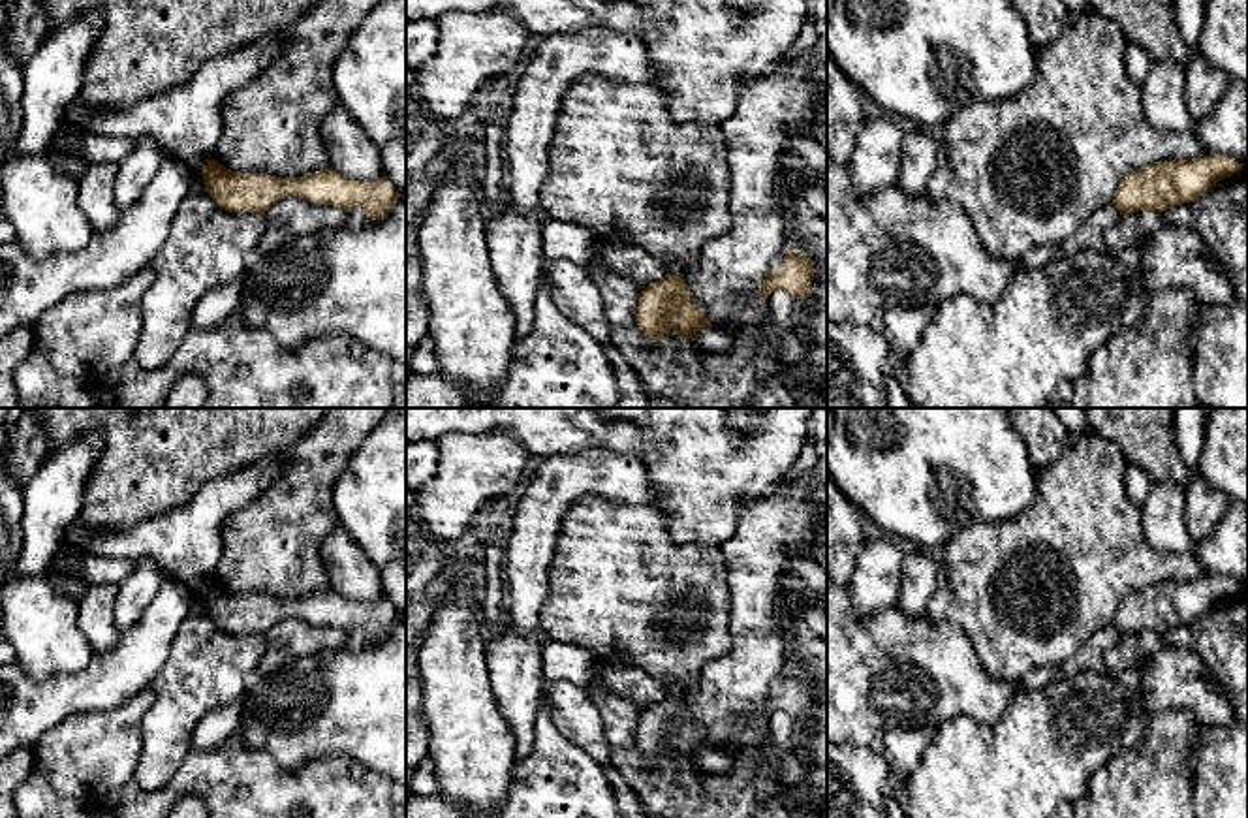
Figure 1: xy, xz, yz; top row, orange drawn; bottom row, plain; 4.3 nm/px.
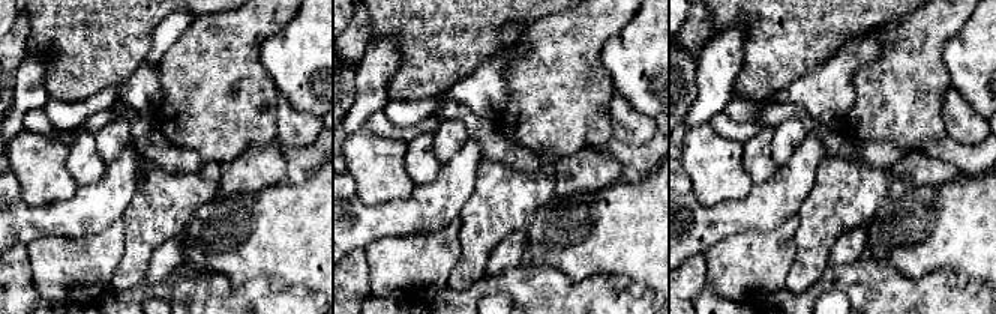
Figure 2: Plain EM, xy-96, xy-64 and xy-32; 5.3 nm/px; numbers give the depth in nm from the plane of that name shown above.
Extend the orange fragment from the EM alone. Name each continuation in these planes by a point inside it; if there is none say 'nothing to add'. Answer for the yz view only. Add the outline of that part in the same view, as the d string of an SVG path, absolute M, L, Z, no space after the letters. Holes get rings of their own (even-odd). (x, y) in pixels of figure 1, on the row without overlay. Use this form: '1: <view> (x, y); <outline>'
nothing to add

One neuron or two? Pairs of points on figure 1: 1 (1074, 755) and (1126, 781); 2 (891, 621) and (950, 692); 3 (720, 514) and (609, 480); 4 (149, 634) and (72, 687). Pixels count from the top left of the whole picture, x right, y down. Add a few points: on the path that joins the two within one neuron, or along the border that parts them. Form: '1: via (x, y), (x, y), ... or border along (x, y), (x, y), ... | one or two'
1: border along (1138, 743), (1121, 749), (1079, 798) | two
2: via (897, 638), (935, 676) | one
3: border along (638, 457), (656, 495), (653, 504) | two
4: via (130, 653), (96, 687), (91, 687) | one

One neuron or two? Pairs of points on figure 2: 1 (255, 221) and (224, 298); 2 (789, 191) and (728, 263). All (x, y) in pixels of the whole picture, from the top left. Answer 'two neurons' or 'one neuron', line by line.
1: two neurons
2: two neurons

